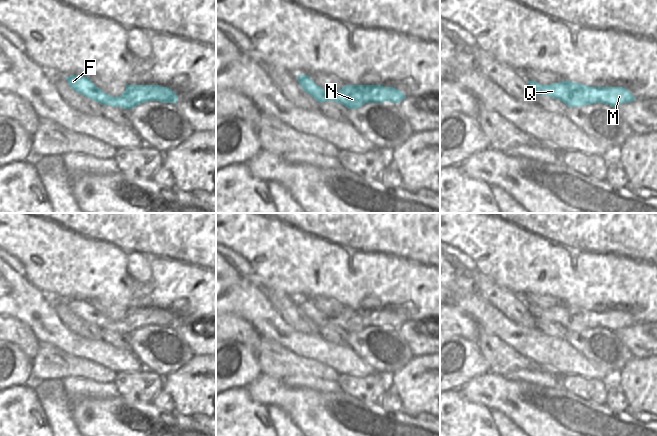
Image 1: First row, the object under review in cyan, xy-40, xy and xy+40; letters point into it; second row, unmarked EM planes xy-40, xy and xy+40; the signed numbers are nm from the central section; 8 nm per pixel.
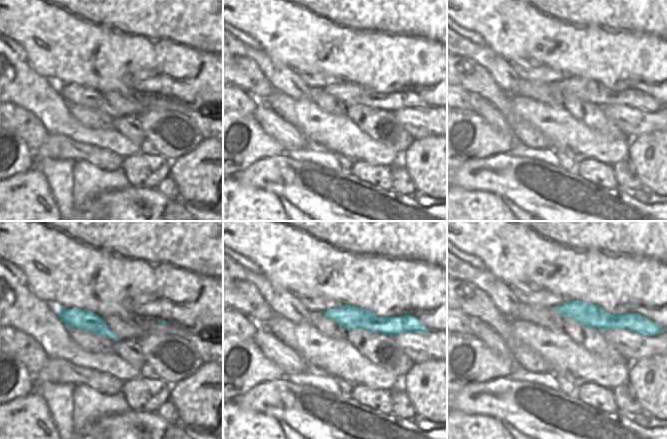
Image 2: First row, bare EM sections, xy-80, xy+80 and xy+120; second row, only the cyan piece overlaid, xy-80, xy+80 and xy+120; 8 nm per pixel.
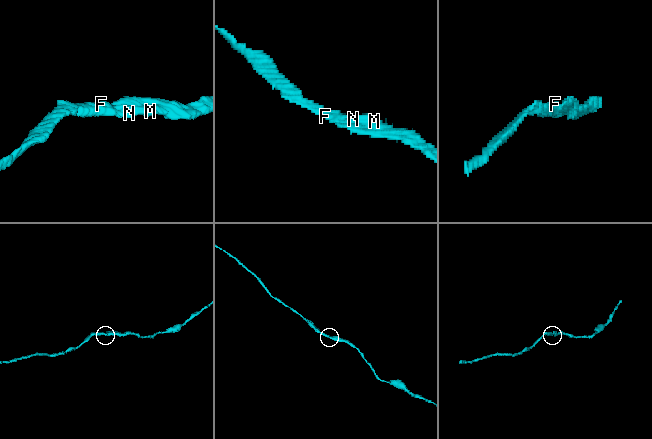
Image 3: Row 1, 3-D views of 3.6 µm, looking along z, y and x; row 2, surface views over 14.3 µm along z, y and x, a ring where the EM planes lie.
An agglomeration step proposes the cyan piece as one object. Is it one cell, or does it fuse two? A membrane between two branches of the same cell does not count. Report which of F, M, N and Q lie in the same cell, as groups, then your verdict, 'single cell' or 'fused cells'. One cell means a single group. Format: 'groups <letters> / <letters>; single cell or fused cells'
groups F M N Q; single cell

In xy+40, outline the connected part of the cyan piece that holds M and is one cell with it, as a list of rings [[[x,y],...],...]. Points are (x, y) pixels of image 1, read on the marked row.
[[[564,80],[549,85],[528,81],[528,86],[535,95],[547,95],[553,99],[559,99],[568,107],[581,107],[593,103],[603,103],[615,107],[636,99],[630,91],[623,87],[589,87]]]

